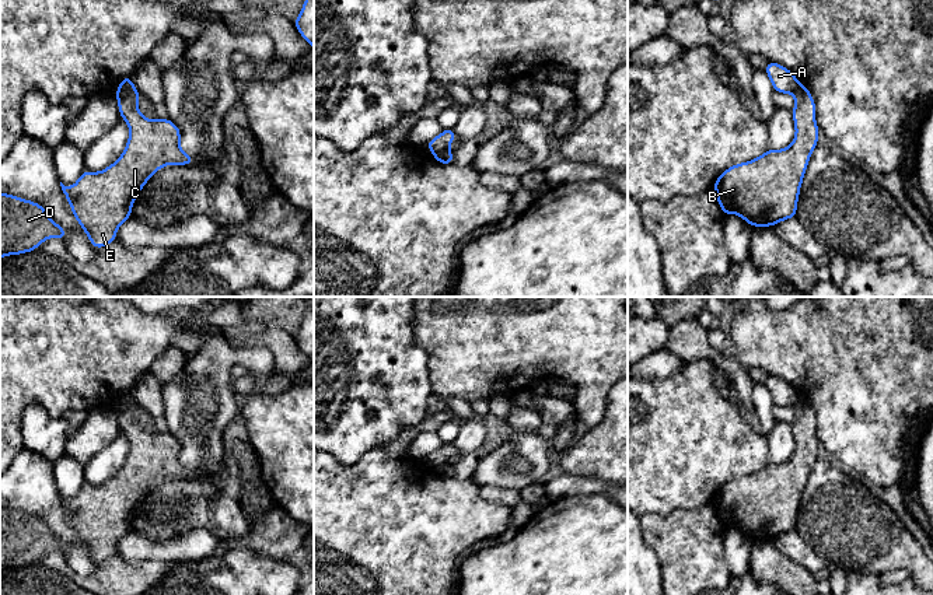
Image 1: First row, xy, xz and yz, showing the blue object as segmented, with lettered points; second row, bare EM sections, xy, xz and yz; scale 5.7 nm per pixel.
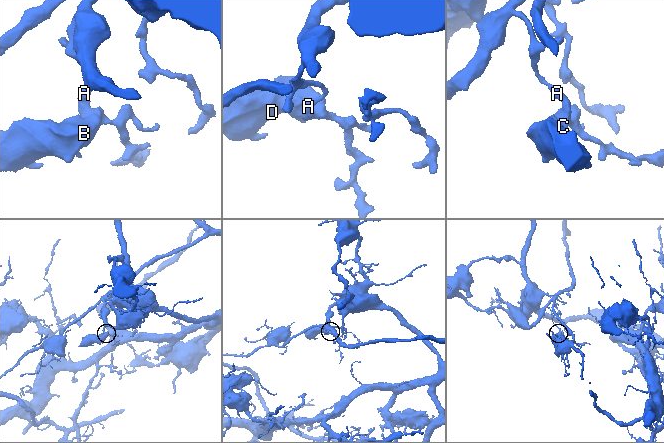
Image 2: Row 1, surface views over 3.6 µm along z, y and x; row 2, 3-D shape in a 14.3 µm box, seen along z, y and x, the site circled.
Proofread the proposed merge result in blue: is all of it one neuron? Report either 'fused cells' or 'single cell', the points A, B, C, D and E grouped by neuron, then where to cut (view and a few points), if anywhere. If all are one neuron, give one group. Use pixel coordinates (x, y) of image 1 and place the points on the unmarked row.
fused cells | A / B C D E | xy (133, 401), (116, 410)

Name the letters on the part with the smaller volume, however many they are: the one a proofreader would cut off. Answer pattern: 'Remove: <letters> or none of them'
Remove: B, C, D, E

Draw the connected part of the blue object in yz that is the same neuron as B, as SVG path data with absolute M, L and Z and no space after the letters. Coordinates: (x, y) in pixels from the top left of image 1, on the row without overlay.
M801 396L794 406L794 454L782 463L768 462L762 469L728 480L713 496L716 514L721 526L734 526L754 540L773 540L780 535L796 532L801 497L810 476L810 470L818 459L820 441L815 435L815 414L810 403Z

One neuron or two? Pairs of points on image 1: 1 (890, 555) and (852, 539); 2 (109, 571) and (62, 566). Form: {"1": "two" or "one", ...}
{"1": "one", "2": "one"}

